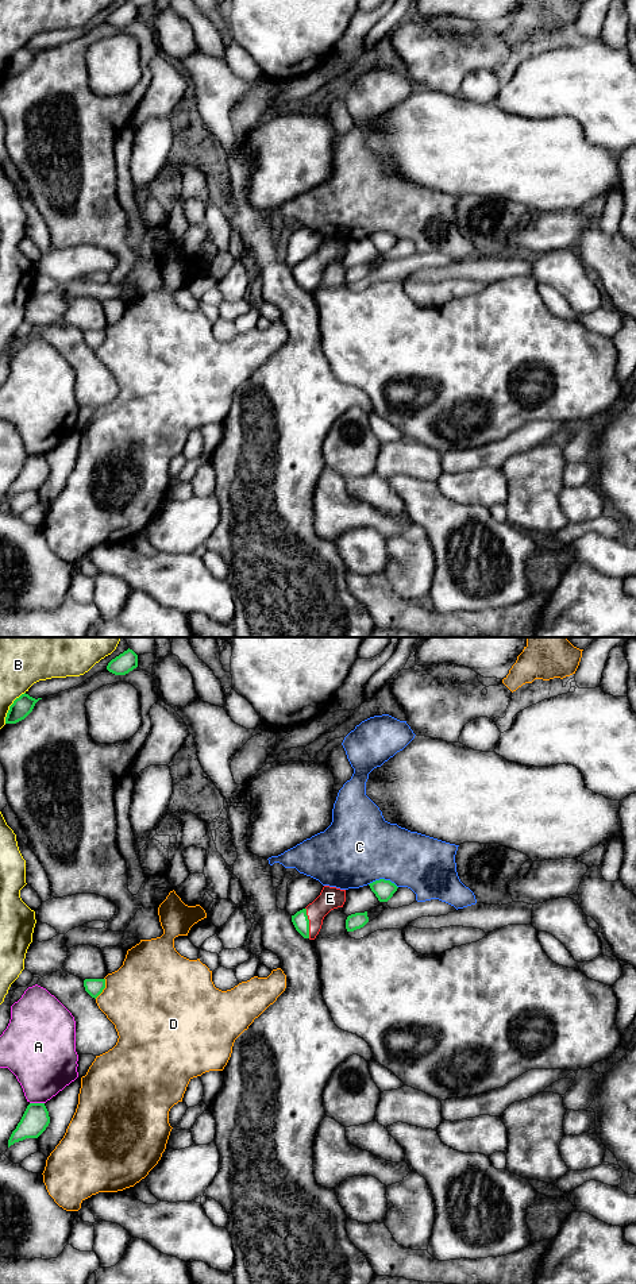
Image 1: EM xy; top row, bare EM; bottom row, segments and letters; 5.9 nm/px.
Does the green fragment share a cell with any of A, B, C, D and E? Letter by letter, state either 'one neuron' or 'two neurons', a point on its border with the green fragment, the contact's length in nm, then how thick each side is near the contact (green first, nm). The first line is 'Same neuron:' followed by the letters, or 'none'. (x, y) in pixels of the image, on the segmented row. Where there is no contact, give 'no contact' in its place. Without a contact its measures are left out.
Same neuron: E
A: two neurons; meets green in xy at (37, 1103); contact 90 nm long; 160 nm thick on the green side, 380 nm on the other
B: two neurons; meets green in xy at (10, 706); contact 220 nm long; 120 nm thick on the green side, 260 nm on the other
C: two neurons; meets green in xy at (384, 879); contact 180 nm long; 120 nm thick on the green side, 440 nm on the other
D: two neurons; meets green in xy at (104, 987); contact 140 nm long; 100 nm thick on the green side, 480 nm on the other
E: one neuron; meets green in xy at (308, 922); contact 190 nm long; 100 nm thick on the green side, 140 nm on the other

